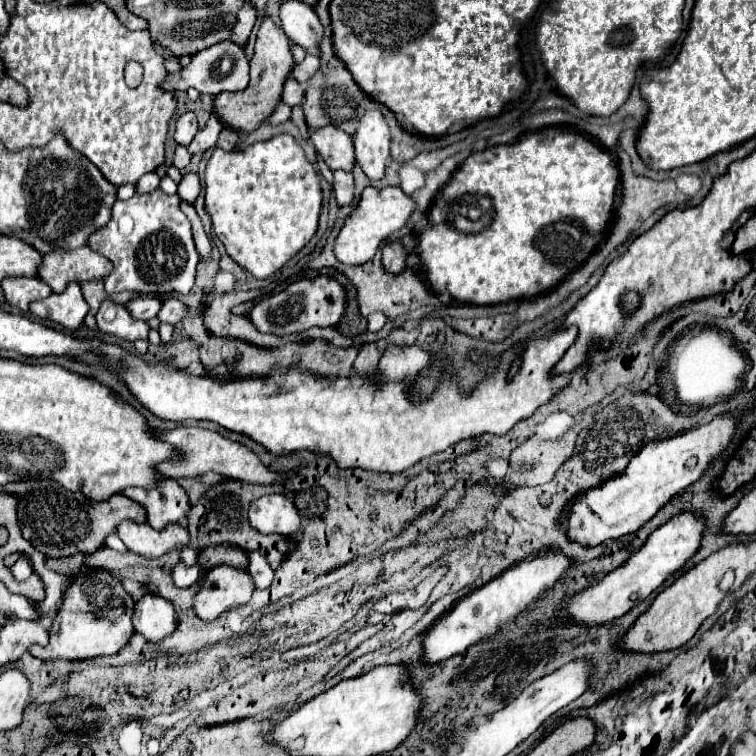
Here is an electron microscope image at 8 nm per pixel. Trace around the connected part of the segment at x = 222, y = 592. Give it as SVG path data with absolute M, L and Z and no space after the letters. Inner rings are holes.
M216 566L206 570L202 586L194 596L194 612L198 618L210 622L222 616L228 608L246 604L254 592L252 576L232 566Z

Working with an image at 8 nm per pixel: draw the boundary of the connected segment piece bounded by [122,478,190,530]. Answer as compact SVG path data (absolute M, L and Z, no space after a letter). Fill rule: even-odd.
M158 478L154 488L126 488L122 494L144 506L148 524L156 530L184 520L190 508L188 494L172 478Z

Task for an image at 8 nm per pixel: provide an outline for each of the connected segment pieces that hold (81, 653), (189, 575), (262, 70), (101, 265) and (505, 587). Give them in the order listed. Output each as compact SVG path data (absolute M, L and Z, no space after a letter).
M82 566L72 578L70 586L66 588L62 596L62 604L54 616L52 628L50 628L50 642L46 646L30 646L30 654L48 662L56 658L66 658L66 660L86 660L86 658L96 658L96 656L110 656L116 654L120 648L124 648L134 634L132 628L132 612L134 612L134 600L132 596L122 588L120 580L112 576L112 572L104 568L90 568Z
M182 560L172 568L172 580L178 588L188 588L194 586L200 578L200 566L186 566Z
M264 14L262 26L258 30L256 38L256 48L254 48L254 58L250 60L250 84L244 92L220 92L214 98L214 108L212 112L222 120L224 126L236 130L236 132L252 132L256 130L276 108L276 104L282 98L282 88L284 80L290 76L294 66L292 52L290 52L290 42L284 34L282 28L274 24L274 20Z
M88 246L70 252L48 252L42 254L38 278L46 282L52 292L62 292L68 282L104 280L112 270L112 262Z
M542 554L534 560L524 560L498 574L494 580L454 602L454 606L446 614L432 622L432 626L422 636L422 652L418 656L418 662L436 664L466 650L472 642L480 638L492 638L498 626L512 622L520 612L530 610L542 596L542 592L548 590L556 580L560 580L566 570L574 566L576 562L570 562L564 554Z

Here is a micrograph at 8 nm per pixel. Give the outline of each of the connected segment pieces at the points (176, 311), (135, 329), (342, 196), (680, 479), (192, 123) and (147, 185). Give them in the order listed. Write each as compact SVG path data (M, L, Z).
M166 298L166 300L162 300L162 308L158 312L158 320L174 326L184 318L184 314L186 314L186 306L180 300Z
M116 306L116 318L112 322L106 322L102 318L102 312L96 314L96 320L98 320L98 330L100 332L106 332L106 334L114 334L122 340L140 340L140 338L148 338L148 324L144 320L134 320L128 310L124 306Z
M334 170L332 190L334 190L334 198L336 198L338 206L350 204L352 202L352 196L354 196L354 180L352 180L352 174L346 172L346 170Z
M724 414L716 416L710 424L690 428L672 438L650 440L630 460L624 472L608 478L606 482L588 488L566 510L566 538L582 546L598 546L610 538L636 532L644 526L674 494L696 482L712 458L716 458L732 440L738 418Z
M186 112L176 120L176 132L174 132L174 140L180 146L188 146L192 142L192 138L198 132L198 120L194 112Z
M150 172L150 174L144 174L138 184L136 184L136 194L148 194L152 190L156 190L160 184L160 178L156 172Z

